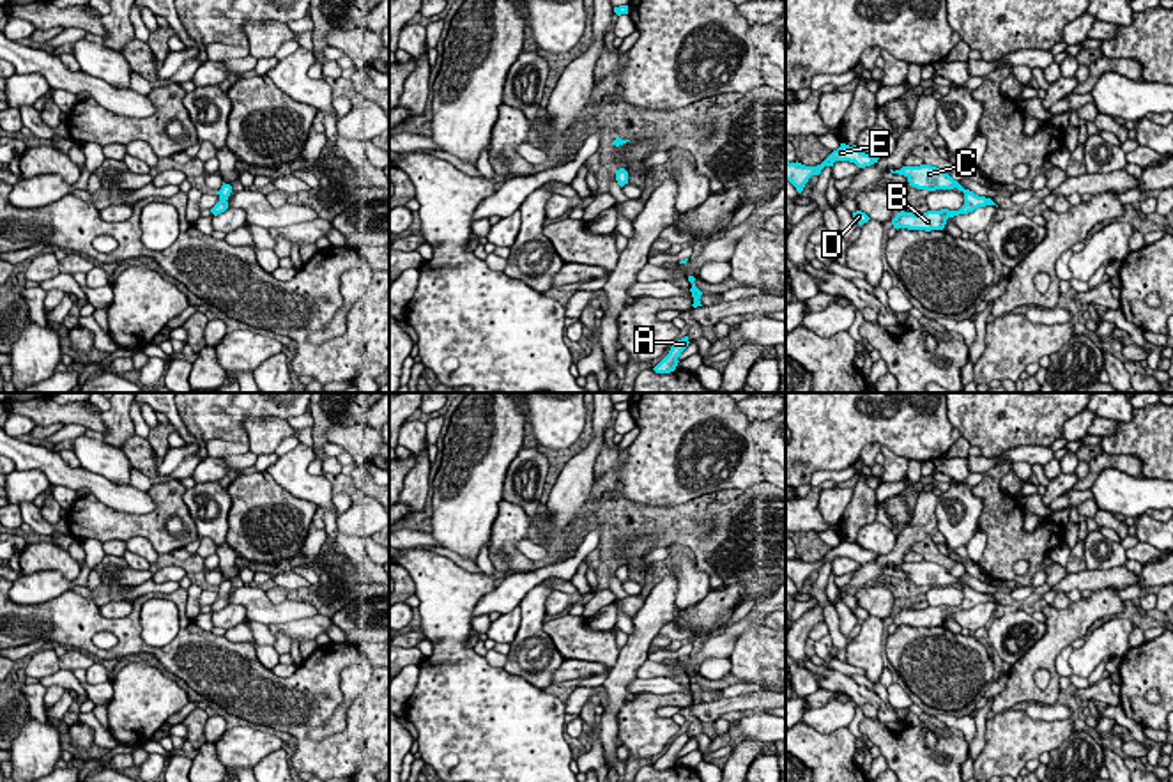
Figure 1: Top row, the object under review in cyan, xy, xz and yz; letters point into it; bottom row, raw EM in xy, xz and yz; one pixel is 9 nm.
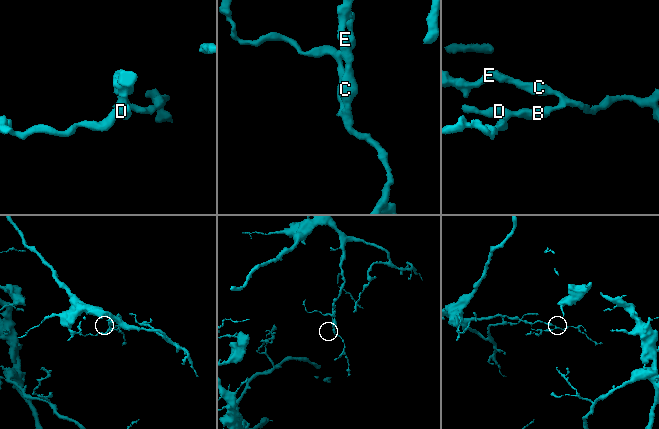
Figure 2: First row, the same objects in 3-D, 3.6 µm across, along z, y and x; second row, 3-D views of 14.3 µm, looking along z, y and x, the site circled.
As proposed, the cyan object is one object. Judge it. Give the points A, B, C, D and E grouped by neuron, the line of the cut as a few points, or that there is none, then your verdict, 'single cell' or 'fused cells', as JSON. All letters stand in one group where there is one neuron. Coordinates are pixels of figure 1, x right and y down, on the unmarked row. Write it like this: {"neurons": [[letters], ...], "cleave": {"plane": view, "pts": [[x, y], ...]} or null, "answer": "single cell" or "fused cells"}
{"neurons": [["A", "B", "C", "D", "E"]], "cleave": null, "answer": "single cell"}

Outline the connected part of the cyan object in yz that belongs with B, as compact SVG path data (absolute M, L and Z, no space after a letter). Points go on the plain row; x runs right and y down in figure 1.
M920 561L920 563L902 563L901 566L890 566L892 570L904 571L909 579L909 582L916 586L954 586L964 589L964 602L959 607L927 607L924 610L913 610L913 609L897 609L897 612L892 616L893 625L908 625L908 626L943 626L948 614L973 609L978 603L985 602L996 602L991 594L978 593L970 586L964 586L957 577L954 577L948 570L943 566L931 563L931 561Z

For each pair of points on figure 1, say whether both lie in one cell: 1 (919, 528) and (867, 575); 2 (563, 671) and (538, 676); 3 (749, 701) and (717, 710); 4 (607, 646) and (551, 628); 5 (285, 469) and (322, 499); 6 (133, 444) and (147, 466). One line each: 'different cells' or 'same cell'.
1: same cell
2: different cells
3: same cell
4: same cell
5: same cell
6: same cell

